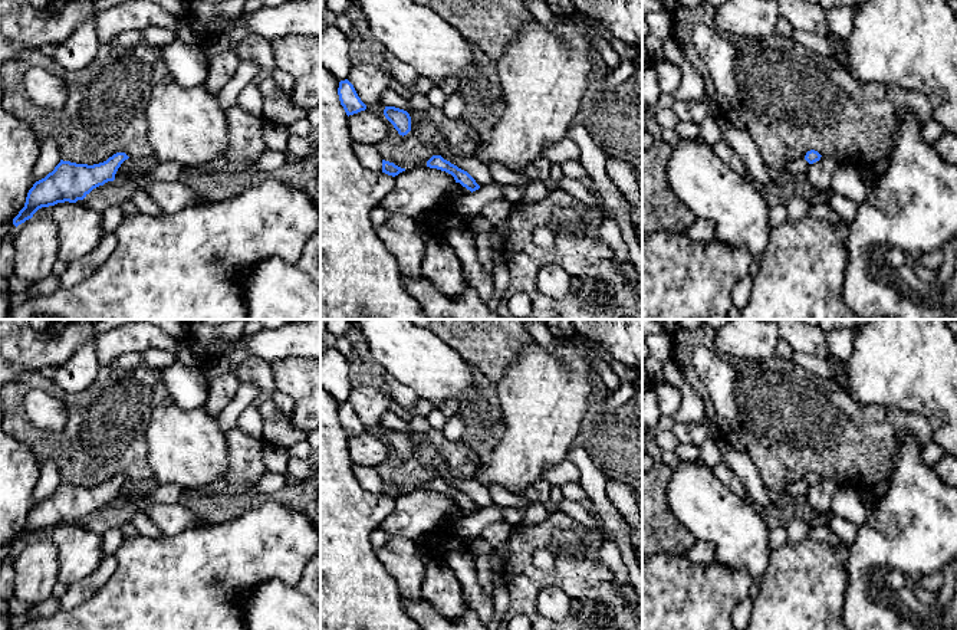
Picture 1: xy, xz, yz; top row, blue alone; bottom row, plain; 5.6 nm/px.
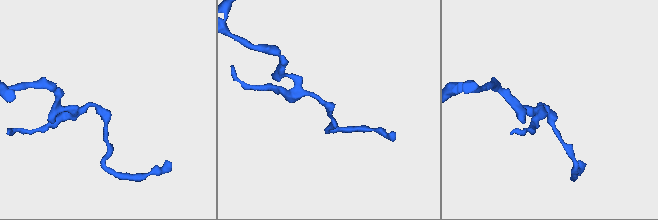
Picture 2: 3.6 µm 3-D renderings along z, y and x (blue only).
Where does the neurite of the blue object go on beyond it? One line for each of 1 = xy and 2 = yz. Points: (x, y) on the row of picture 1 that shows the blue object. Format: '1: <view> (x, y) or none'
1: none
2: none

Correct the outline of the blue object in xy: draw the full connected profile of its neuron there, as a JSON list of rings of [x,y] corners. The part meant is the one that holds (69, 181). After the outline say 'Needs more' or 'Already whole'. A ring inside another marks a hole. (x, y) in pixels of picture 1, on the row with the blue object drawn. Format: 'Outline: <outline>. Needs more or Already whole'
Outline: [[[116,152],[106,161],[93,165],[60,160],[52,173],[36,181],[29,190],[24,207],[13,219],[13,224],[17,227],[42,207],[83,200],[93,188],[114,181],[118,168],[128,158],[125,152]]]. Already whole

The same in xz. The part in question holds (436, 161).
Outline: [[[433,155],[427,161],[427,167],[437,168],[437,170],[451,174],[454,177],[456,183],[460,183],[463,187],[466,187],[471,193],[480,188],[480,186],[476,183],[476,180],[467,171],[464,171],[464,170],[458,168],[457,165],[451,164],[450,161],[444,160],[441,155]]]. Already whole

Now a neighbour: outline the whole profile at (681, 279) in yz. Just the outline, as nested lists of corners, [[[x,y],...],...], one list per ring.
[[[657,230],[642,237],[642,319],[727,319],[733,286],[750,273],[754,257],[720,240],[694,242],[687,233]]]

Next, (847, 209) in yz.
[[[831,193],[825,206],[835,211],[841,219],[852,222],[856,216],[859,203],[845,196]]]

